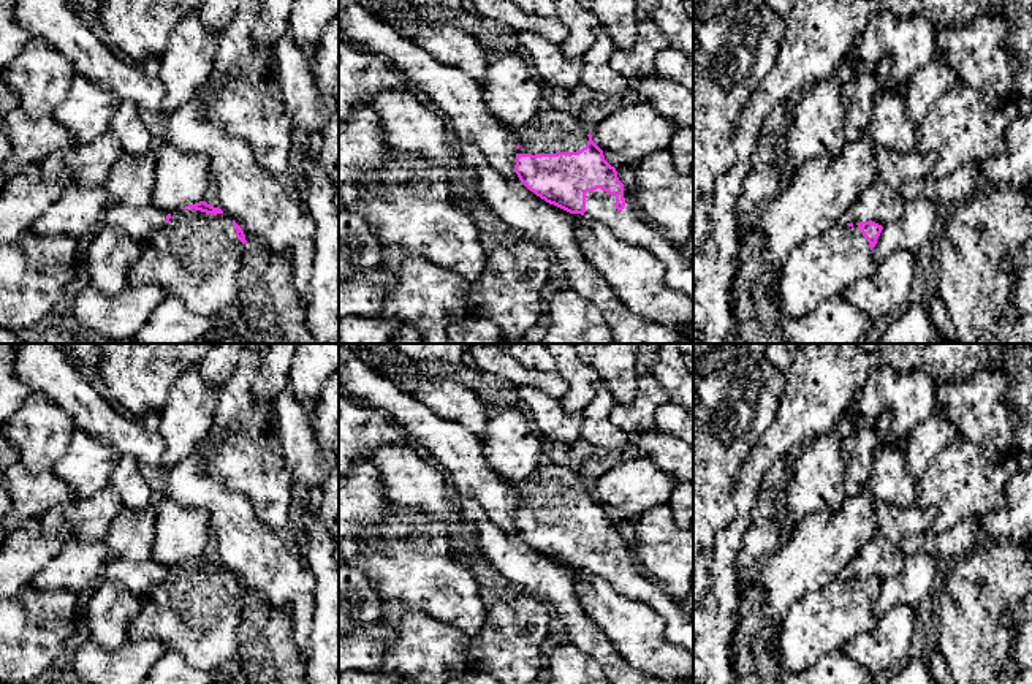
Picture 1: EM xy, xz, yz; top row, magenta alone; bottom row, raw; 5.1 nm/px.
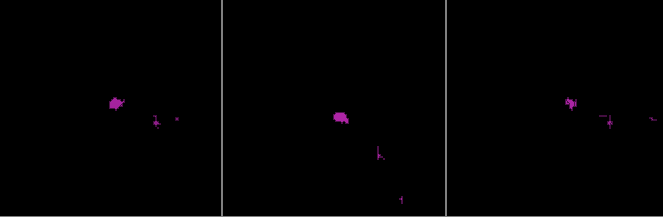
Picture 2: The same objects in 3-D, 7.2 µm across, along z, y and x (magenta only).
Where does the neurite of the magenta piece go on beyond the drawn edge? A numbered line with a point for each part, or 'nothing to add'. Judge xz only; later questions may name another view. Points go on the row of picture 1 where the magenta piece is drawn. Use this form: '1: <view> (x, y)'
1: xz (629, 225)

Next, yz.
1: yz (823, 268)

